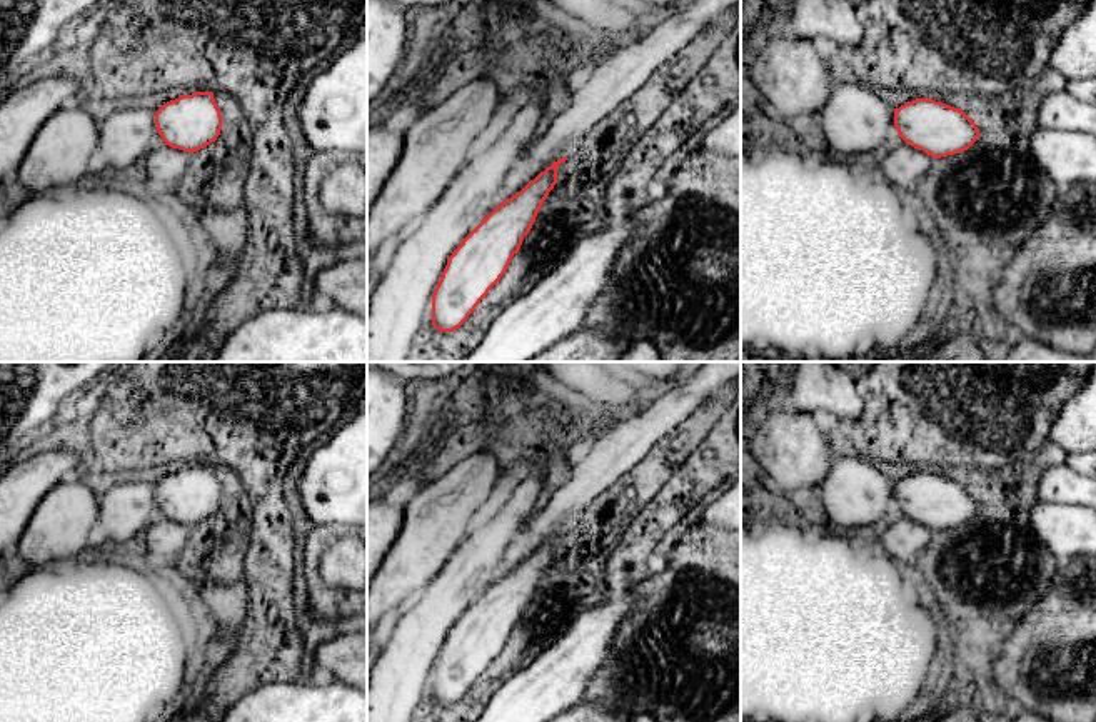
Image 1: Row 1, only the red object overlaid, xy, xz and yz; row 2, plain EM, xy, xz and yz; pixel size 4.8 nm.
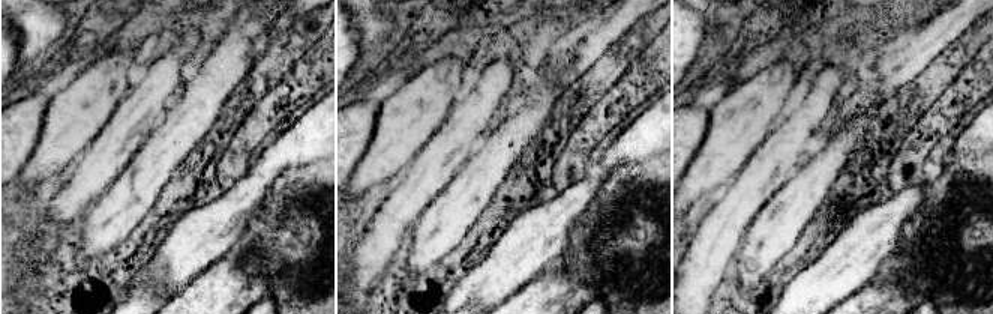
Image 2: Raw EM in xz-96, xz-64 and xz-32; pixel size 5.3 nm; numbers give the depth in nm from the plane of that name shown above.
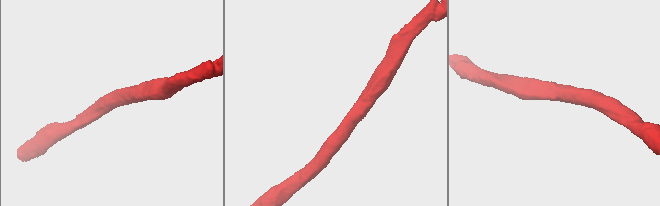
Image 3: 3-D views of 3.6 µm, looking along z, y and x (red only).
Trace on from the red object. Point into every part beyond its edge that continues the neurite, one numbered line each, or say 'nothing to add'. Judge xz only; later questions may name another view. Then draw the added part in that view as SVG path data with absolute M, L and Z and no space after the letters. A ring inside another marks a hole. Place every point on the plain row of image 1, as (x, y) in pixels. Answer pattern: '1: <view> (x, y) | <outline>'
nothing to add

